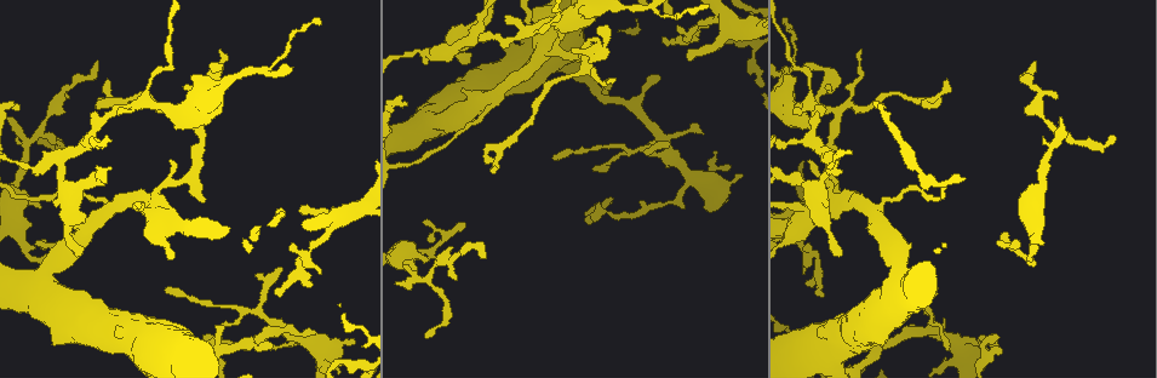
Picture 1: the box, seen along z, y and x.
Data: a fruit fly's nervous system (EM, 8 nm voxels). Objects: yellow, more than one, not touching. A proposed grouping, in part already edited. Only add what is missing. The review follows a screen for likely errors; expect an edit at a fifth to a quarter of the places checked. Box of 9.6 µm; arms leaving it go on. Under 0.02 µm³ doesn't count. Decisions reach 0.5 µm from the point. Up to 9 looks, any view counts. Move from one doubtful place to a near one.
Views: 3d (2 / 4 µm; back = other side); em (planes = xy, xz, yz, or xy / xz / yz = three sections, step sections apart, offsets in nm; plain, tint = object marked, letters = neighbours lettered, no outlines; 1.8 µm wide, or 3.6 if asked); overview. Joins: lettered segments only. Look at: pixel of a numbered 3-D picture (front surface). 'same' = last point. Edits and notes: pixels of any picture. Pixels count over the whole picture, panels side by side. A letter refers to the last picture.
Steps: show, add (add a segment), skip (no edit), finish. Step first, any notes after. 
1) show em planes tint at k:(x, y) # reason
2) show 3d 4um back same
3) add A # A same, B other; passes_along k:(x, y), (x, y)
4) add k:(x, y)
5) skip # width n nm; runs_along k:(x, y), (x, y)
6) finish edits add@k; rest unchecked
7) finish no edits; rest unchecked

show em planes plain at 1:(689, 60) # an open end

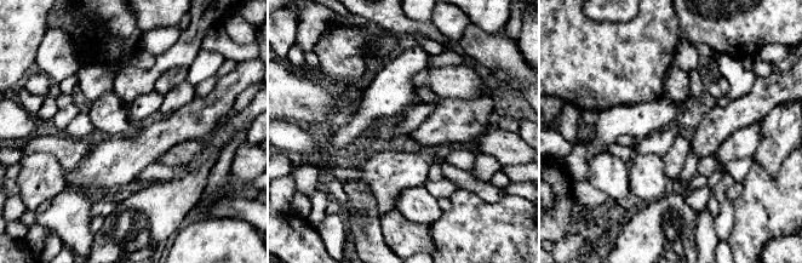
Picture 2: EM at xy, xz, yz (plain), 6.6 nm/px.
show em planes tint same

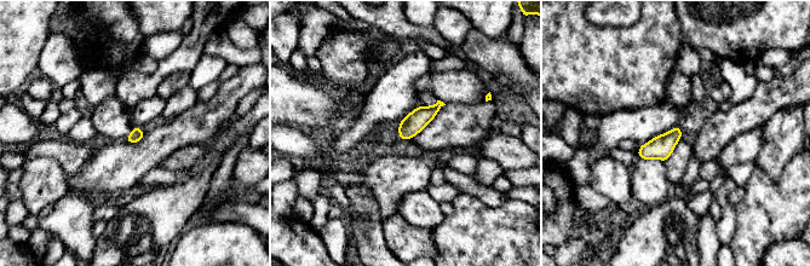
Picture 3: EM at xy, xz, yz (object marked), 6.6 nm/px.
show em planes letters same

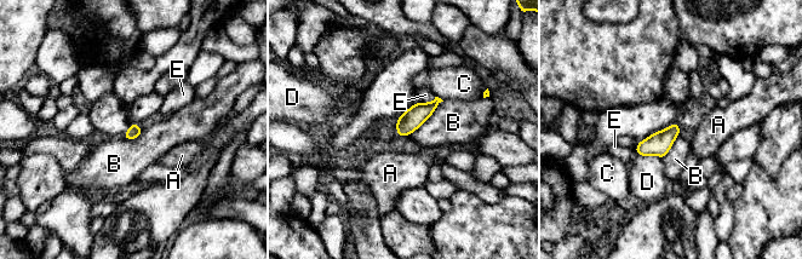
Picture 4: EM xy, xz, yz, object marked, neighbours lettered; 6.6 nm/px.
skip # A other, B other, C other, D other, E other; border 4:(444, 101), (407, 136); no lettered segment goes on from it

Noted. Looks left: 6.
show em planes tint at 1:(601, 207) # sharp bend

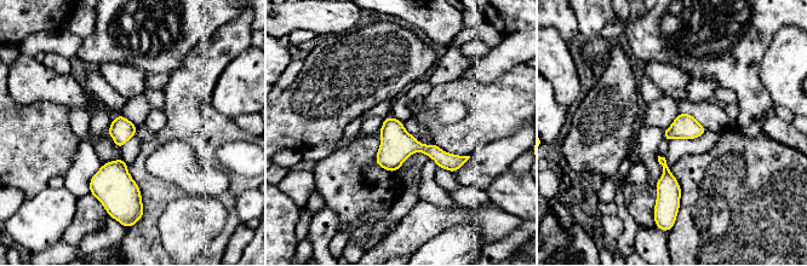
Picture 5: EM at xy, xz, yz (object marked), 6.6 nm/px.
show em planes letters same

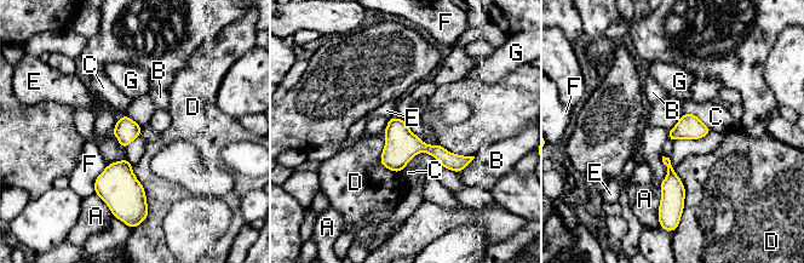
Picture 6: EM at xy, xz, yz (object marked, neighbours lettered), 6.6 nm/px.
skip # A other, B other, C other, D other, E other, F other, G other; border 6:(130, 164), (144, 190), (149, 213); none of them fits

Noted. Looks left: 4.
show em planes tint at 1:(444, 238) # abrupt turn

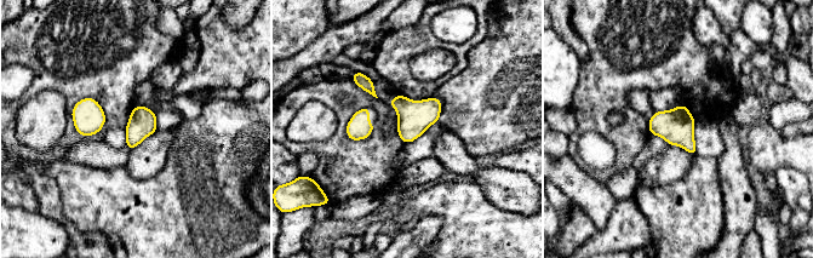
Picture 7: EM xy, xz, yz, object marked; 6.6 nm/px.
show em planes letters same # what lies round it

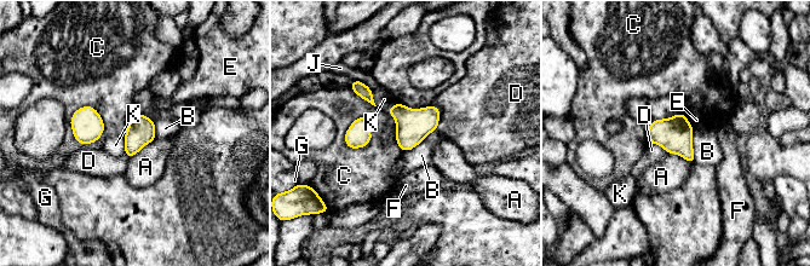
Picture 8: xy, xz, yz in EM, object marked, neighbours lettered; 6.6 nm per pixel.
skip # A other, B other, C other, D other, E other, F other, G other, J other, K other; no lettered segment goes on from it

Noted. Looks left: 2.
show 3d 2um back at 1:(98, 62)

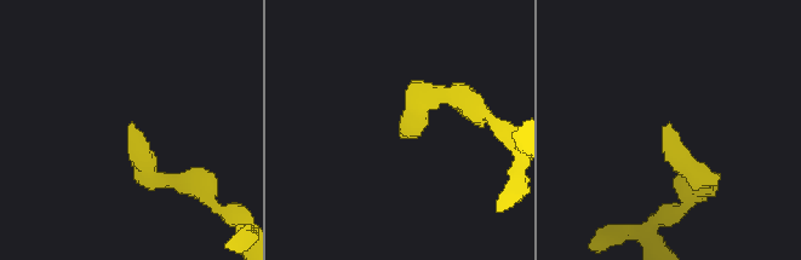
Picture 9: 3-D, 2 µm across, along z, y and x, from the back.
show em planes letters at 9:(133, 126)

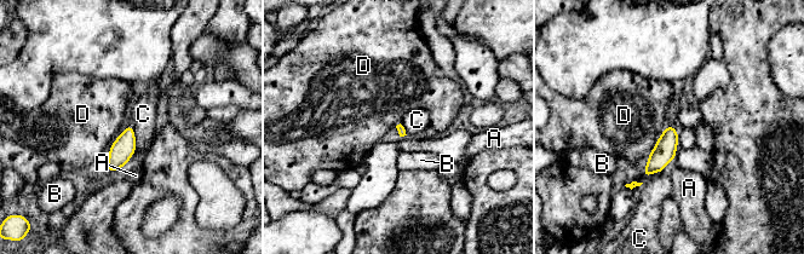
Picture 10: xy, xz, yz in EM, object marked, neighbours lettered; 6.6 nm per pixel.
skip # A other, B other, C other, D other; border 10:(667, 125), (650, 151); none of them fits

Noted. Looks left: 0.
finish no edits; rest unchecked

